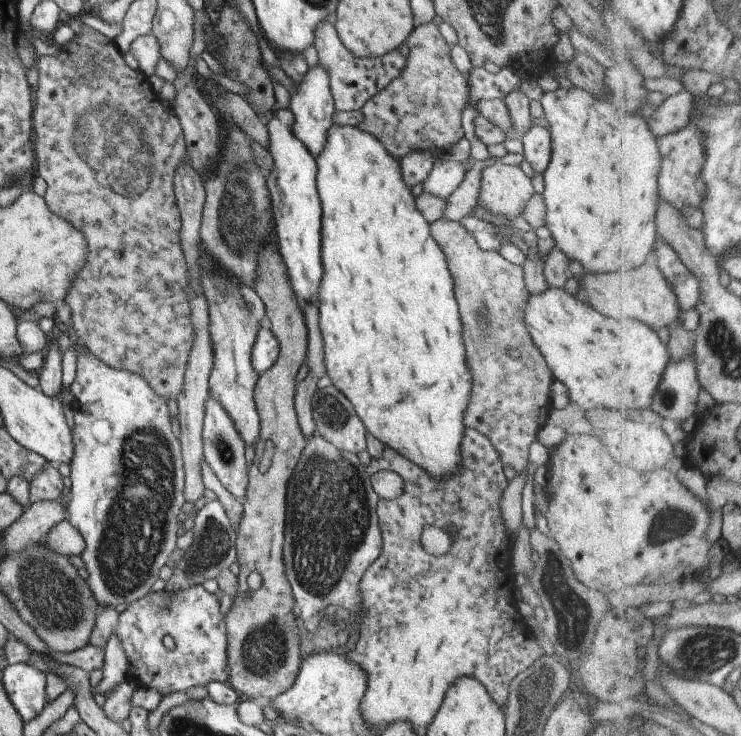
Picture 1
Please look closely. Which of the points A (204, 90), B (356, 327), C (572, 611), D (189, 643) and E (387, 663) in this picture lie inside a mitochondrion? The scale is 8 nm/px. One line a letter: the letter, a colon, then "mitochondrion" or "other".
A: other
B: other
C: mitochondrion
D: other
E: other

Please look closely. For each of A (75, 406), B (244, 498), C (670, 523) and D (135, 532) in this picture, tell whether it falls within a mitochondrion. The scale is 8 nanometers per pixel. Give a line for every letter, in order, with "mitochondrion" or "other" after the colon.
A: other
B: other
C: mitochondrion
D: mitochondrion

